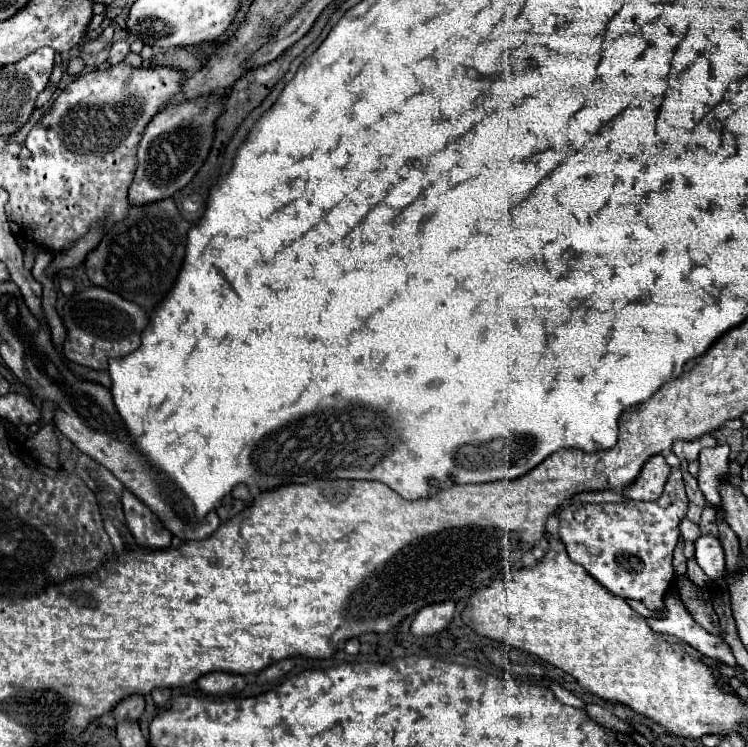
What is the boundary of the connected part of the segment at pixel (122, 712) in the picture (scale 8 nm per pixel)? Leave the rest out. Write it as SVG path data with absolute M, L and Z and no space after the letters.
M126 697L116 705L114 717L116 721L138 721L144 711L144 697Z

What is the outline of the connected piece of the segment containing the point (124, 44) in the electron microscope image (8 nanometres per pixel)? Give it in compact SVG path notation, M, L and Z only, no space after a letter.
M116 41L116 43L110 47L110 57L108 57L108 61L110 61L112 65L116 65L116 63L120 63L128 53L130 53L128 41Z

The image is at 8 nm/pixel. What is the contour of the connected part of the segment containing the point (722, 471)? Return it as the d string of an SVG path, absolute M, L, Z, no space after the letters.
M718 445L712 449L702 449L698 455L700 471L696 479L706 501L712 505L720 503L718 485L720 485L720 479L728 473L728 453L730 453L728 445Z

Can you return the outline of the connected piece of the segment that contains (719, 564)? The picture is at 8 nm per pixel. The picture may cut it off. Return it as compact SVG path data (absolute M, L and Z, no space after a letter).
M716 537L696 539L696 561L712 581L720 579L726 571L726 567L724 567L724 549L722 549L722 545Z

